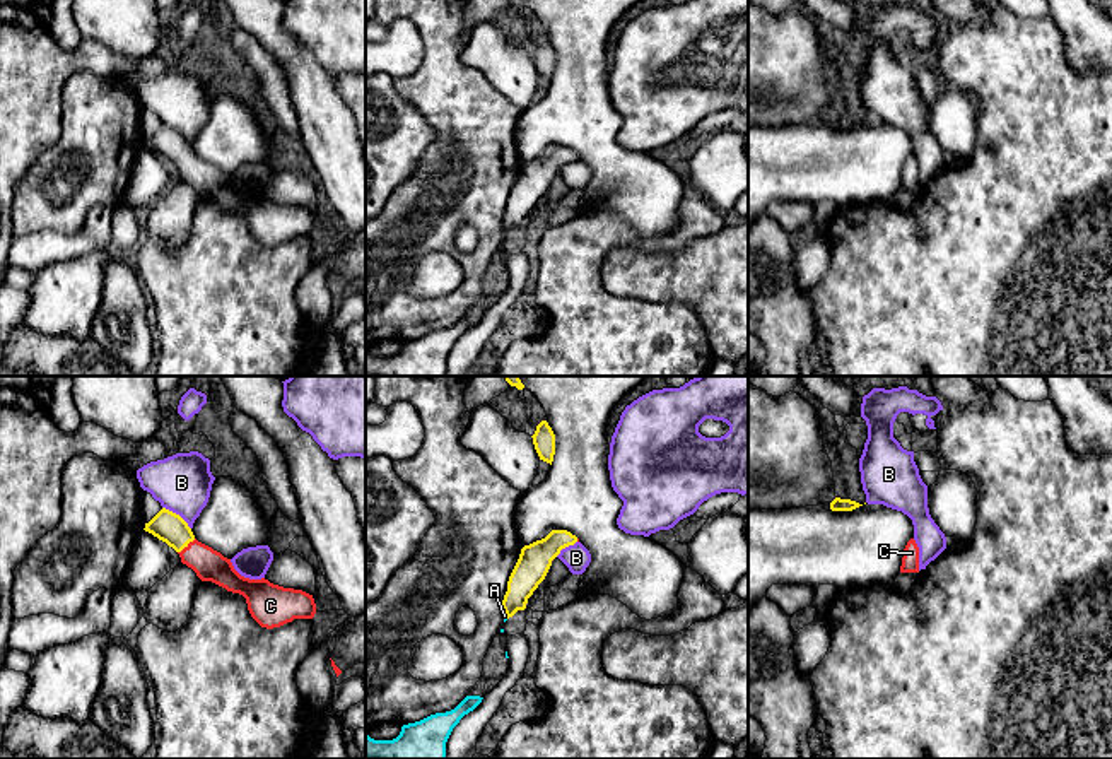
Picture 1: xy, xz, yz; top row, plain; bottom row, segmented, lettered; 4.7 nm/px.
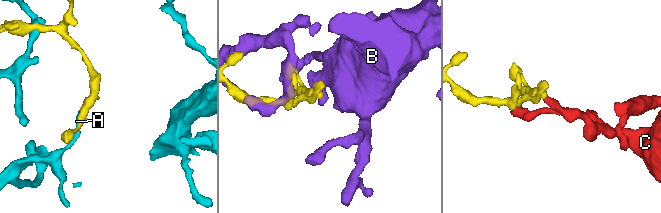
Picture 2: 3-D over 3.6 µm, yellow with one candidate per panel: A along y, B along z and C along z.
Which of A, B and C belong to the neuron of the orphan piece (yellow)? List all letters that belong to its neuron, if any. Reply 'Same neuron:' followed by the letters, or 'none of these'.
Same neuron: C

